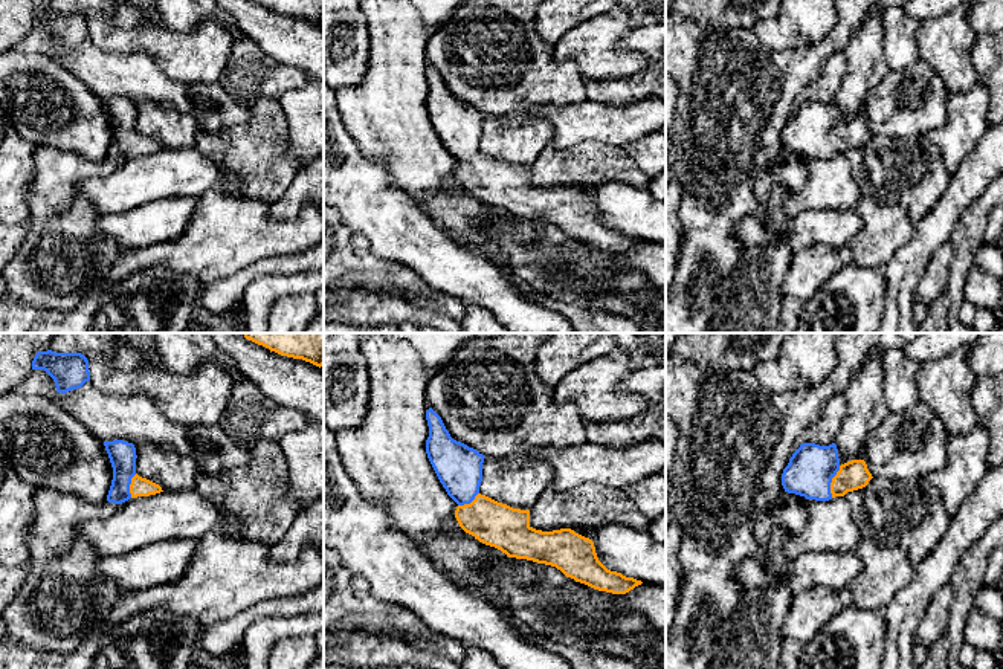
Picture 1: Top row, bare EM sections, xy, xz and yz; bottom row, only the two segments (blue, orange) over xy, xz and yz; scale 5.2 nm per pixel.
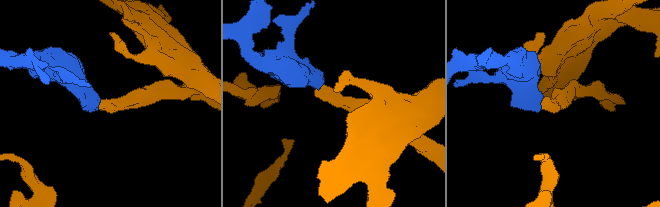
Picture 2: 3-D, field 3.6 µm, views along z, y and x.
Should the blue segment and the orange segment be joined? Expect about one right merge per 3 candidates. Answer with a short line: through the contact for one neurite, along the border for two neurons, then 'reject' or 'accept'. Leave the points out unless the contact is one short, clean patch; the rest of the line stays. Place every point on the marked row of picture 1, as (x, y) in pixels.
yz (809, 472), (831, 481), (852, 475) | accept

